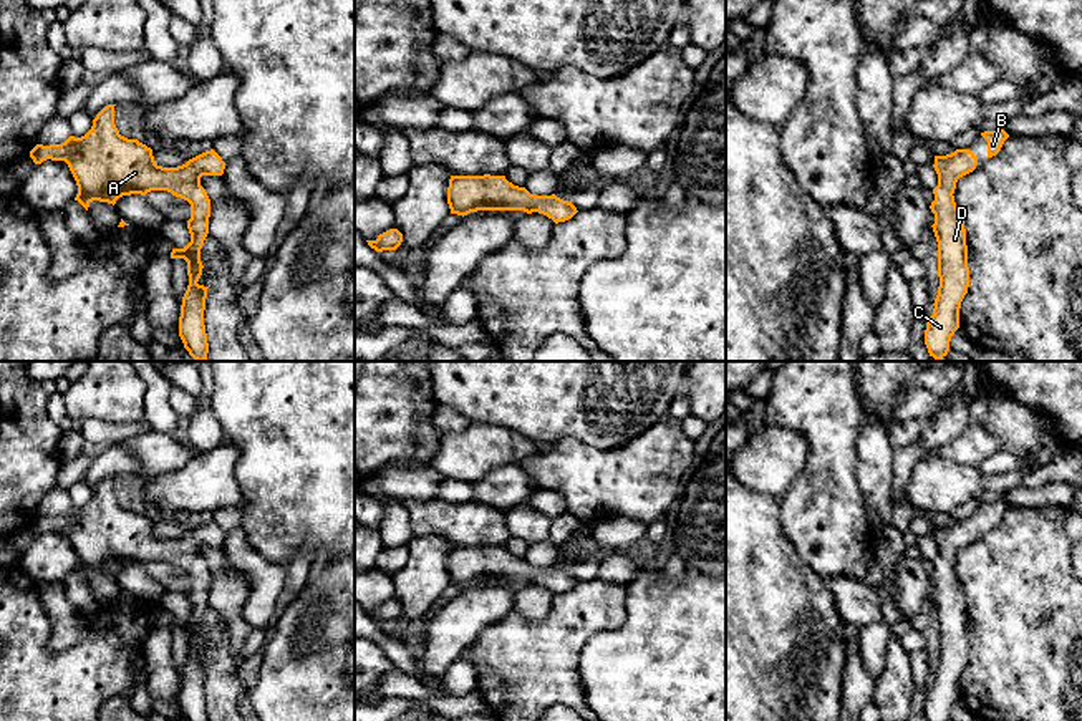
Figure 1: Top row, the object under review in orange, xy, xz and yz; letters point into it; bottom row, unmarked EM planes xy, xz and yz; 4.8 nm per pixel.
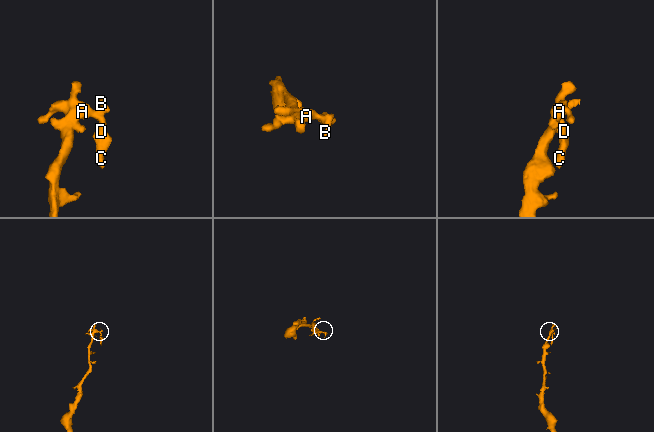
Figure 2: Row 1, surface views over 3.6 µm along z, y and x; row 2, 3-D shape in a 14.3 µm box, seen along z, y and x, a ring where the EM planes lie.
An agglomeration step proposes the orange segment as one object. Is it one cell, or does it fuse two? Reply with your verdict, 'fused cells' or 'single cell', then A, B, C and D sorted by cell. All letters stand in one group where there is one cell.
single cell; groups A B C D

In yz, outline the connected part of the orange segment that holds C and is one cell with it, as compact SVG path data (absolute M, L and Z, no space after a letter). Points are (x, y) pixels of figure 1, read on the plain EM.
M956 520L946 527L935 527L938 557L930 580L935 585L933 603L938 613L940 658L935 680L925 701L928 721L949 721L949 713L959 699L959 680L969 658L968 617L964 590L954 573L959 549L973 544L978 529L969 520Z

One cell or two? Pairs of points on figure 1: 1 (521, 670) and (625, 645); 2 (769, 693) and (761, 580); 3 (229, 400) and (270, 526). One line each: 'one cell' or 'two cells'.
1: two cells
2: one cell
3: one cell

